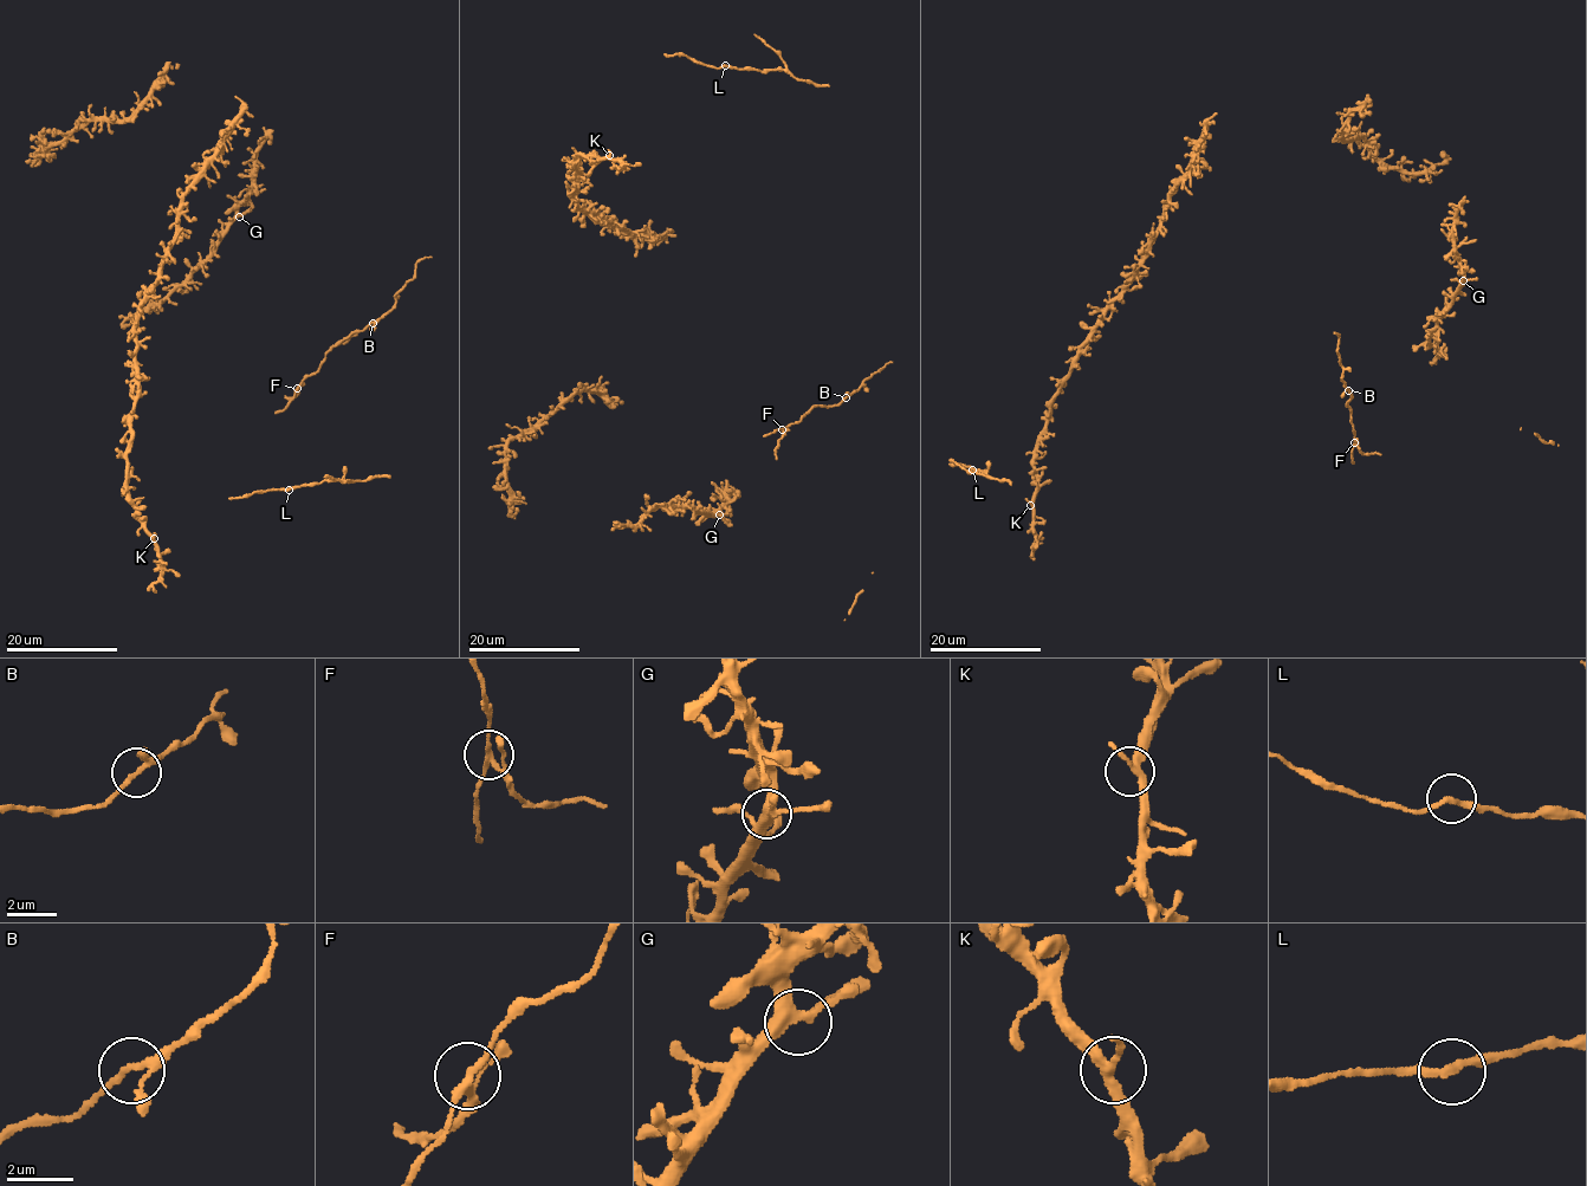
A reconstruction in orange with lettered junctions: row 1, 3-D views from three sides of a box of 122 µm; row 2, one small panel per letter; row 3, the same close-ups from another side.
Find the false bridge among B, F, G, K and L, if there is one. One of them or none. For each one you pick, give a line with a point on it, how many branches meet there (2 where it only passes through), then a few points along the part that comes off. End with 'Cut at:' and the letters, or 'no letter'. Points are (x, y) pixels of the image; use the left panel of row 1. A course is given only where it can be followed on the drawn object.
F: (297, 388) | 4
Cut at: F

